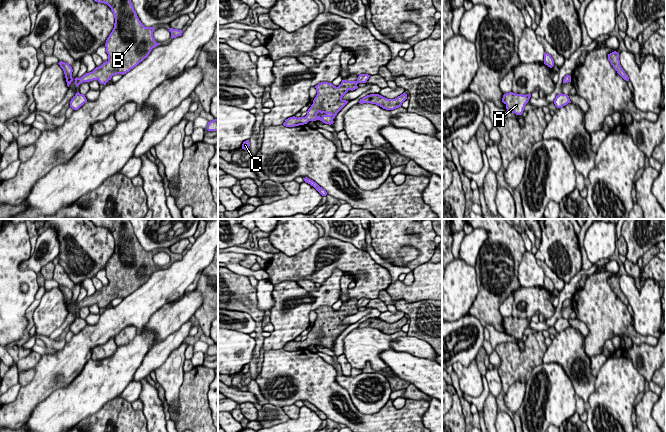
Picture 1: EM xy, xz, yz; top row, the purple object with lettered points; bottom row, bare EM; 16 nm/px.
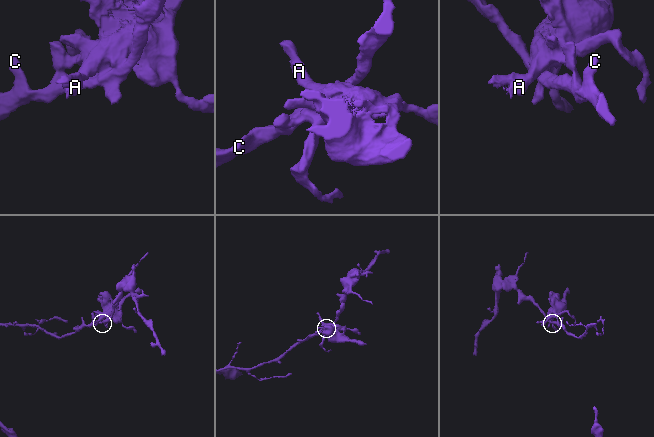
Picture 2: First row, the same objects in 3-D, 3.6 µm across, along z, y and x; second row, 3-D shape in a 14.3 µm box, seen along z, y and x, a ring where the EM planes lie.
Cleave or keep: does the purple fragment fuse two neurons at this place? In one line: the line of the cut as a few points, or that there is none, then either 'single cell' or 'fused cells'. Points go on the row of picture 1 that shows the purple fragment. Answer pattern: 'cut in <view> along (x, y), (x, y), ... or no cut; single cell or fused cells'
no cut; single cell

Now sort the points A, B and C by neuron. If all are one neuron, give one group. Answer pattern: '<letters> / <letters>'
A B C

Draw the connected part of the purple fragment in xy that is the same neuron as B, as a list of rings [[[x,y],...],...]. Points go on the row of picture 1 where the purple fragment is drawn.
[[[94,0],[98,3],[107,4],[115,18],[114,28],[106,40],[105,47],[108,54],[108,60],[103,62],[99,67],[96,67],[92,72],[84,74],[81,78],[72,78],[72,67],[65,62],[60,61],[58,64],[63,69],[67,86],[74,80],[76,87],[83,82],[98,80],[100,84],[106,85],[114,75],[126,74],[131,69],[136,67],[140,62],[148,57],[151,50],[161,43],[157,43],[153,37],[154,27],[145,27],[139,20],[136,11],[131,3],[131,0]]]

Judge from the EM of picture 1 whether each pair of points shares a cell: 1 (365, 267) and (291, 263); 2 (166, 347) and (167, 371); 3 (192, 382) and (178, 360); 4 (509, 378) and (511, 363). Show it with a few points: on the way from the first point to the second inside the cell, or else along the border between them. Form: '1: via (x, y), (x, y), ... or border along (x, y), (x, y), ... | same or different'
1: via (347, 264), (332, 264), (312, 276), (309, 275) | same
2: border along (181, 343), (153, 370) | different
3: border along (184, 372), (184, 378), (178, 395) | different
4: via (509, 374), (511, 367) | same

